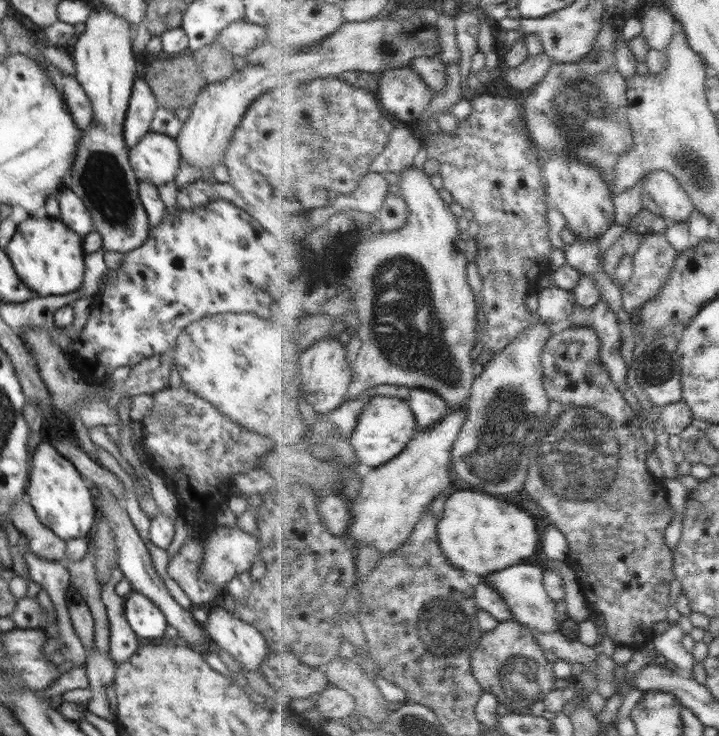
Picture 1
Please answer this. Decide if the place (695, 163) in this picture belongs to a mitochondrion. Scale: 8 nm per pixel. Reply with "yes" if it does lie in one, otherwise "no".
yes

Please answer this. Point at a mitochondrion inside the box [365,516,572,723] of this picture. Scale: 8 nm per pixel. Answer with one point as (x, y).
(442, 628)

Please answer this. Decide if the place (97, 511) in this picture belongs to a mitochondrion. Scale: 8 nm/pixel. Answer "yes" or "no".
no

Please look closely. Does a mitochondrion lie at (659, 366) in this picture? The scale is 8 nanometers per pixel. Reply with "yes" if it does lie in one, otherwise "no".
yes

